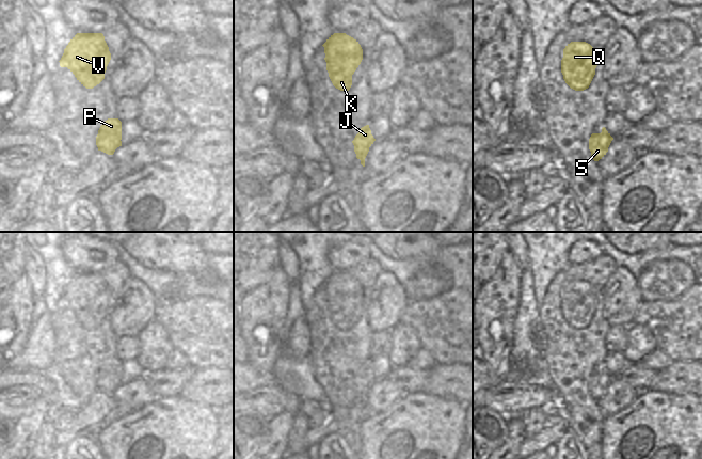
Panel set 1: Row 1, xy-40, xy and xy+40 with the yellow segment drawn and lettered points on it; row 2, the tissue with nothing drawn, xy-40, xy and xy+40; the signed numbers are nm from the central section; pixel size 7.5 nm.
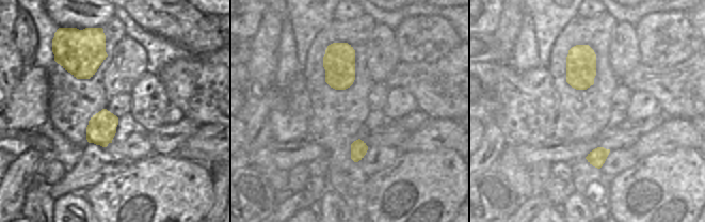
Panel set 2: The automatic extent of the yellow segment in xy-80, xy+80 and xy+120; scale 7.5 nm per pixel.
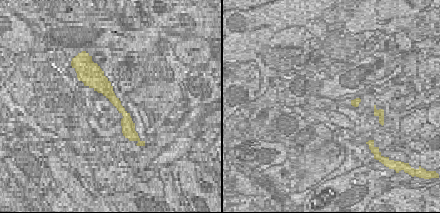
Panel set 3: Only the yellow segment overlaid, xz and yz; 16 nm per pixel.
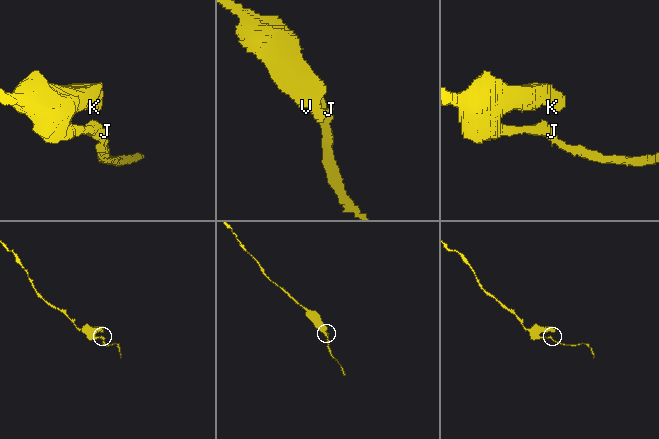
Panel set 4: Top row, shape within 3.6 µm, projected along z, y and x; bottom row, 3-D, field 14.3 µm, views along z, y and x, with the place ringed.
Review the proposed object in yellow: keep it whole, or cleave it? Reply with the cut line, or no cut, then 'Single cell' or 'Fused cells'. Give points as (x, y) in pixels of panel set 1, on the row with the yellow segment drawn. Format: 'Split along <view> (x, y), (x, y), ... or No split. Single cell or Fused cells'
No split. Single cell

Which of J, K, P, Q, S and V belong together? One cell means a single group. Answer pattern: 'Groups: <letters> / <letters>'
Groups: J K P Q S V

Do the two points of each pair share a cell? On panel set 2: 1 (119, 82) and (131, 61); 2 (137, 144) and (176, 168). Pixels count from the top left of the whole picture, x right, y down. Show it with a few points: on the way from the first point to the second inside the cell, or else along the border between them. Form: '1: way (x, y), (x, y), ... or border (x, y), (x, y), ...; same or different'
1: way (119, 77), (127, 66); same
2: border (151, 153), (135, 162); different

